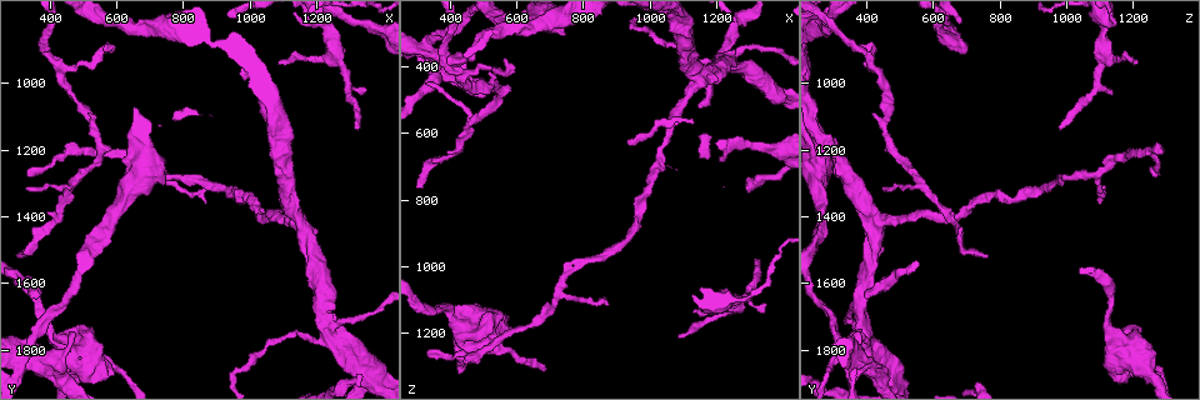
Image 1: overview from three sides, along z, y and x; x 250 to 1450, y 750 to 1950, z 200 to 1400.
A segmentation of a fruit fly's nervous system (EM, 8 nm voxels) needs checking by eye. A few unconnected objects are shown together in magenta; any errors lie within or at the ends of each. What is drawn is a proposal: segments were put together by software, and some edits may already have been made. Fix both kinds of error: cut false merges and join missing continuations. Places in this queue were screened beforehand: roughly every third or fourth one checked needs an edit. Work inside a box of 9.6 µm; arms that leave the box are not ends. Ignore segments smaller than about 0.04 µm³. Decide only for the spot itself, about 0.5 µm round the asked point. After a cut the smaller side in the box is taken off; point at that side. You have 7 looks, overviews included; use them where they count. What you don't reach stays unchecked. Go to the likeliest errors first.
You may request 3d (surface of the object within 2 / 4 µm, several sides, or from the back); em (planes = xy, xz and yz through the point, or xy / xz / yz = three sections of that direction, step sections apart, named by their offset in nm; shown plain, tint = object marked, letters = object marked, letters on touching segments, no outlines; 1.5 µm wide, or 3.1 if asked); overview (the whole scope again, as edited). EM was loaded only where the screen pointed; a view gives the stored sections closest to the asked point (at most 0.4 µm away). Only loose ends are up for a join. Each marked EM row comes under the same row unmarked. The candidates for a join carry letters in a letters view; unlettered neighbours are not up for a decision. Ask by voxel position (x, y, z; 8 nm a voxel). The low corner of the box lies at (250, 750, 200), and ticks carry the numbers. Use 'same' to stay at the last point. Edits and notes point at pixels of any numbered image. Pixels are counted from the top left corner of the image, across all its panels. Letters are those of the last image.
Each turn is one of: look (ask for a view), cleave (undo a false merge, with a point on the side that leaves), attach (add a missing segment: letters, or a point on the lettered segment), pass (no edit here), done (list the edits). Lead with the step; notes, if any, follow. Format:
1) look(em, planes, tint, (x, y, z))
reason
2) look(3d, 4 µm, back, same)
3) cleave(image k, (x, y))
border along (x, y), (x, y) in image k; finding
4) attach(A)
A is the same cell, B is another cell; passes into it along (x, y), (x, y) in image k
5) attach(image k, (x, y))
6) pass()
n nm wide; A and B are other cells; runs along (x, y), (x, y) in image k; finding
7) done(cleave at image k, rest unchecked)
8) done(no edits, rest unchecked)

look(3d, 4 µm, (1320, 1140, 980))
branch stops here

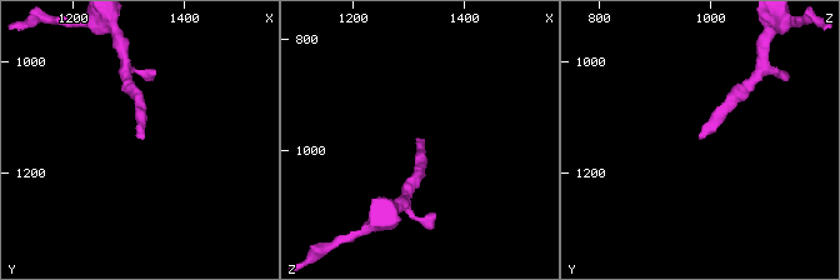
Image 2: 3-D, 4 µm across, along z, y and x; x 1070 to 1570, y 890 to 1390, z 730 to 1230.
look(em, xz, step 8, letters, (1320, 1125, 980))
need the tissue

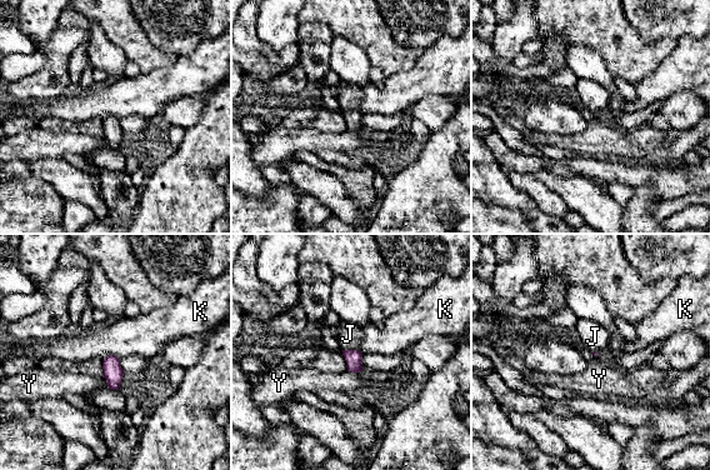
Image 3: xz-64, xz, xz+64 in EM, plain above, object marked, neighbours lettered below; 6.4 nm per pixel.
look(em, planes, letters, same)

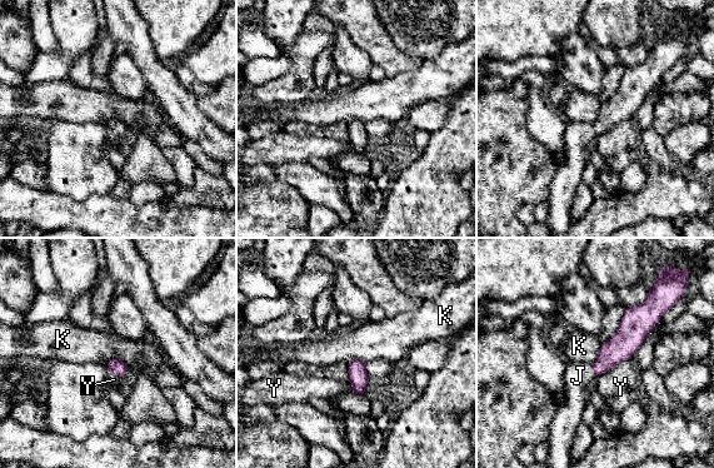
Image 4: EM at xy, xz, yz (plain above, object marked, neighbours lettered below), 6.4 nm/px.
attach(J)
J is the same cell, K and Y are other cells; it goes on there

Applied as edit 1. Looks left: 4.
look(em, planes, letters, (330, 1800, 350))
thick turns thin

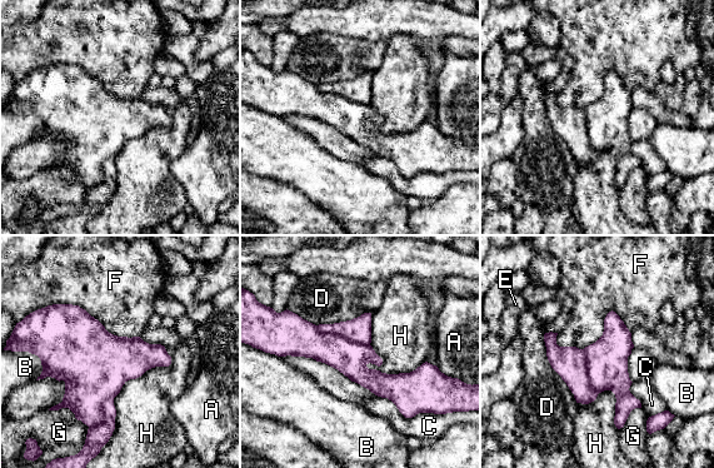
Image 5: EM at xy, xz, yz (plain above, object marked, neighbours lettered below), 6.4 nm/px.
cleave(image 5, (303, 339))
A, B, C, D, E, F, G and H are other cells; two neurons meet here

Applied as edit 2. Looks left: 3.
look(3d, 4 µm, (1080, 940, 1210))
thin end

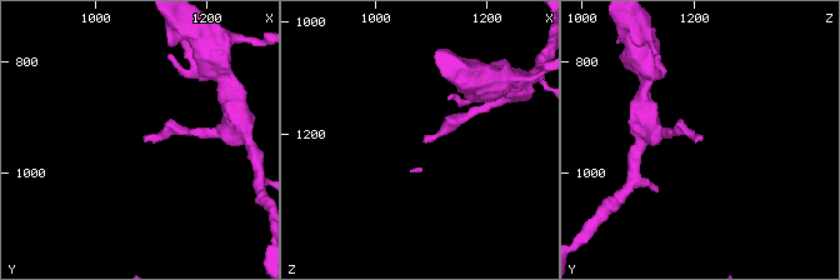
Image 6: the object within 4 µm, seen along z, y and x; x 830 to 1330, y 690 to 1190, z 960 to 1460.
look(em, yz, step 8, tint, (1090, 940, 1210))

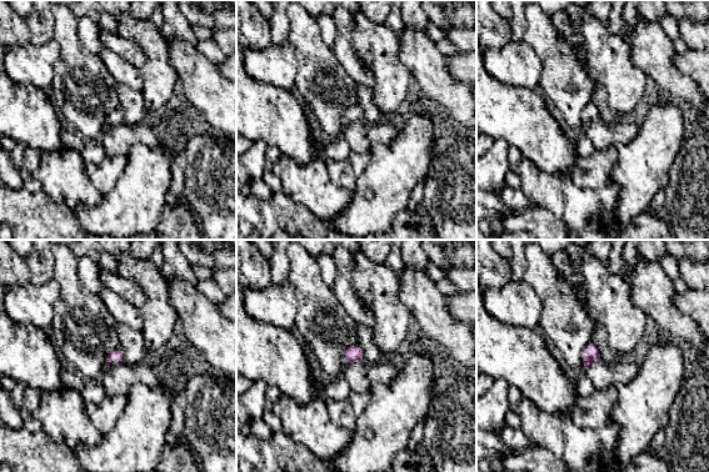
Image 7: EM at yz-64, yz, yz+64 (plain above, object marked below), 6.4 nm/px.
look(em, planes, letters, same)

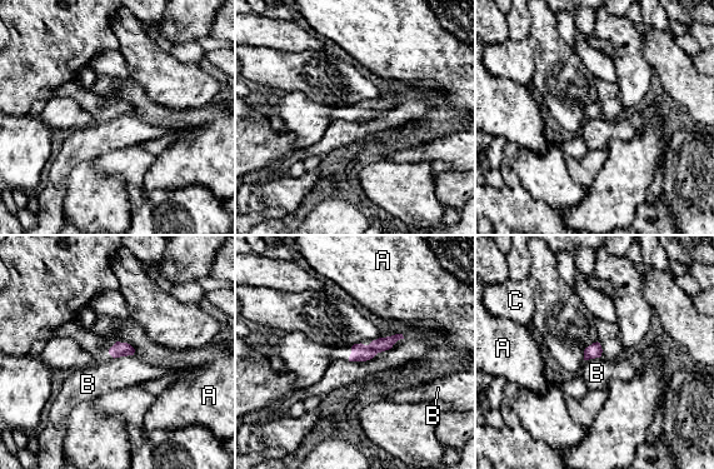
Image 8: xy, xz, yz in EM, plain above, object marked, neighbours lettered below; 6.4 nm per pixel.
pass()
90 nm wide; A, B and C are other cells; no lettered segment goes on from it

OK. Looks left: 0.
done(attach at image 4, cleave at image 5, rest unchecked)

